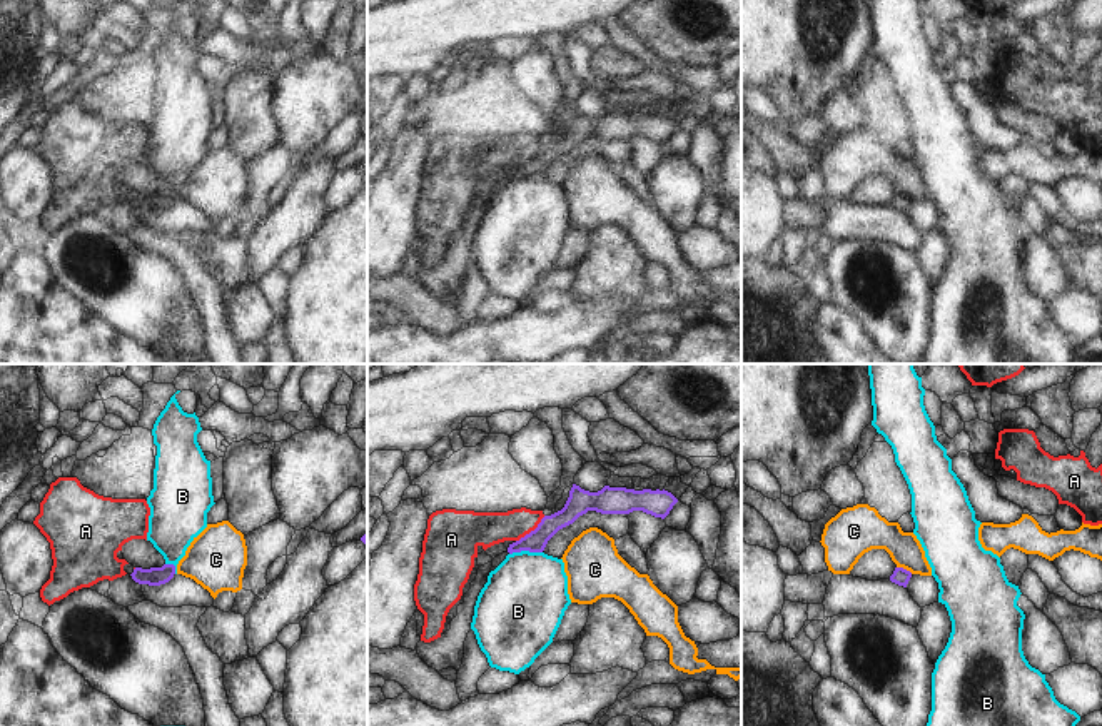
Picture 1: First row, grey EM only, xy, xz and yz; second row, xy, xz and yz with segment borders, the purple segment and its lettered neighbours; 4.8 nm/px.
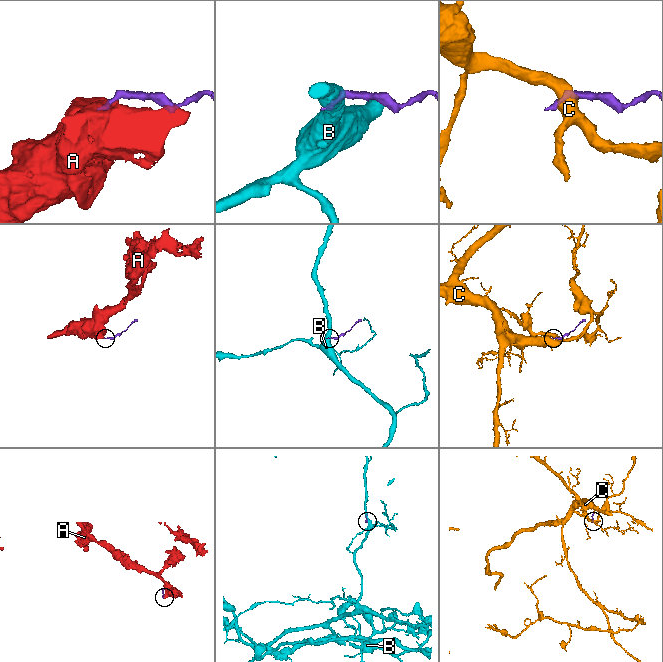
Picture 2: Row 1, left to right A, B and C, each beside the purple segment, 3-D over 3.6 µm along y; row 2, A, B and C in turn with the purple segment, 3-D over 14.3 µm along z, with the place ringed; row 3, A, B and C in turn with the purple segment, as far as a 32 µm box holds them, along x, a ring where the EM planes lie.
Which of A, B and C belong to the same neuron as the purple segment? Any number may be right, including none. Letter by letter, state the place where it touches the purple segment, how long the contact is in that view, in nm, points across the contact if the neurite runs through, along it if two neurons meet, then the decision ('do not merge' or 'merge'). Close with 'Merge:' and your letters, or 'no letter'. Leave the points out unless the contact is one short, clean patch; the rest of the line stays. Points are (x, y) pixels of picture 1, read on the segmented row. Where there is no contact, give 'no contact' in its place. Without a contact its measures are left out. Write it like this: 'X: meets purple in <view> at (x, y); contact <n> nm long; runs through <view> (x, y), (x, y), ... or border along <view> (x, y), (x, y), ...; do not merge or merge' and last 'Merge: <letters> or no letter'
A: meets purple in xz at (531, 531); contact 190 nm long; border along xz (545, 516), (516, 541); do not merge
B: meets purple in xz at (525, 549); contact 160 nm long; border along xz (541, 551), (513, 551), (510, 554); do not merge
C: meets purple in yz at (905, 569); contact 90 nm long; border along yz (897, 566), (912, 573); do not merge
Merge: no letter

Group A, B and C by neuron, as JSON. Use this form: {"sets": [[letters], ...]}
{"sets": [["A"], ["B"], ["C"]]}

